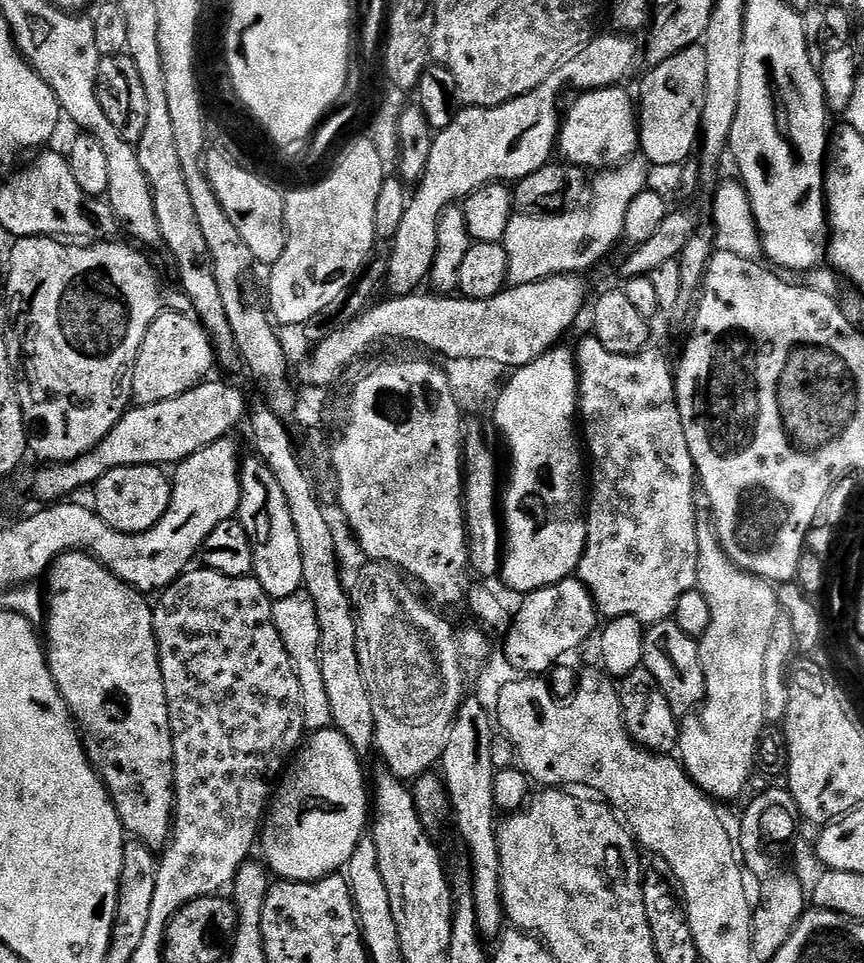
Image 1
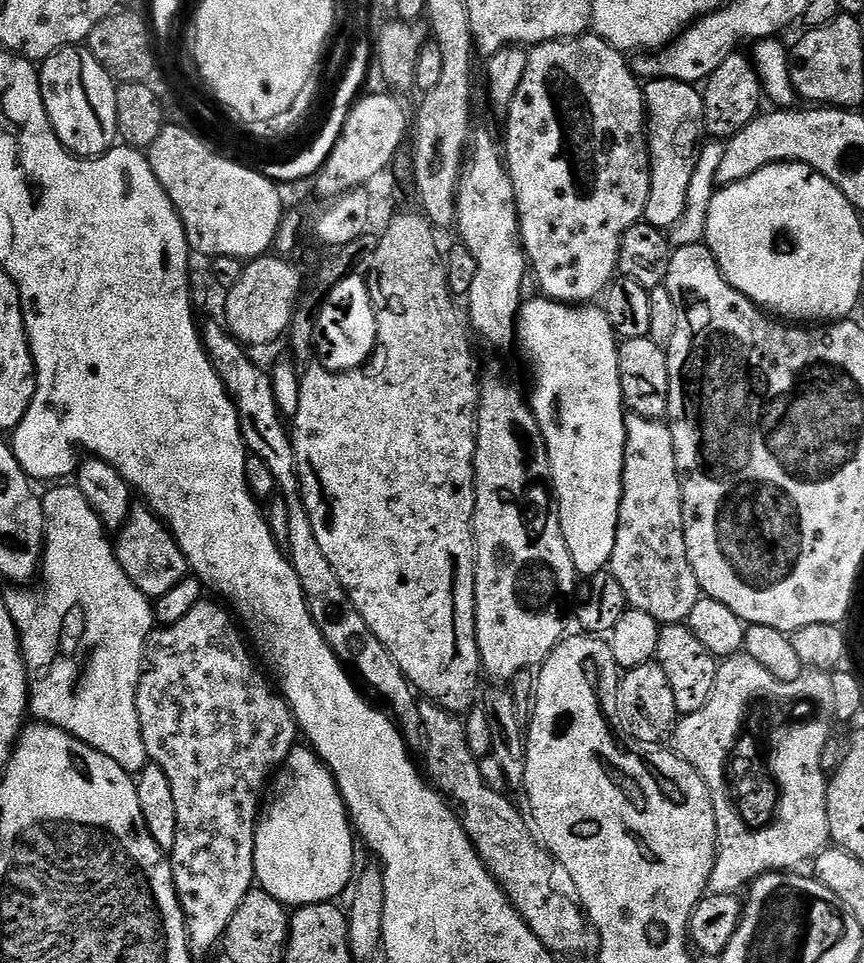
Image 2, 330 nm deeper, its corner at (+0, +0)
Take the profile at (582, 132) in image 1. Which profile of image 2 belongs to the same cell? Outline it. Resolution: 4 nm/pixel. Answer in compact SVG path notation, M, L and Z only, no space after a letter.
M595 34L573 36L570 40L552 40L548 44L537 44L528 52L526 74L522 74L522 86L508 107L506 117L508 133L502 140L502 156L516 195L516 213L520 216L520 238L524 254L530 265L530 272L536 275L536 284L549 300L560 304L584 306L601 295L612 283L618 272L620 262L620 243L634 225L644 220L646 202L650 198L650 178L652 177L652 160L648 156L648 138L646 135L646 109L644 106L644 89L641 81L632 70L625 53L614 45L608 44Z

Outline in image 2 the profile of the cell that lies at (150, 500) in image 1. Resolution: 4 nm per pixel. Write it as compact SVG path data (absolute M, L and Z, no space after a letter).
M133 507L128 514L128 521L118 530L117 536L120 537L115 537L114 547L118 562L130 582L134 582L144 596L155 598L166 594L189 575L188 560L176 545L176 539L147 507Z

